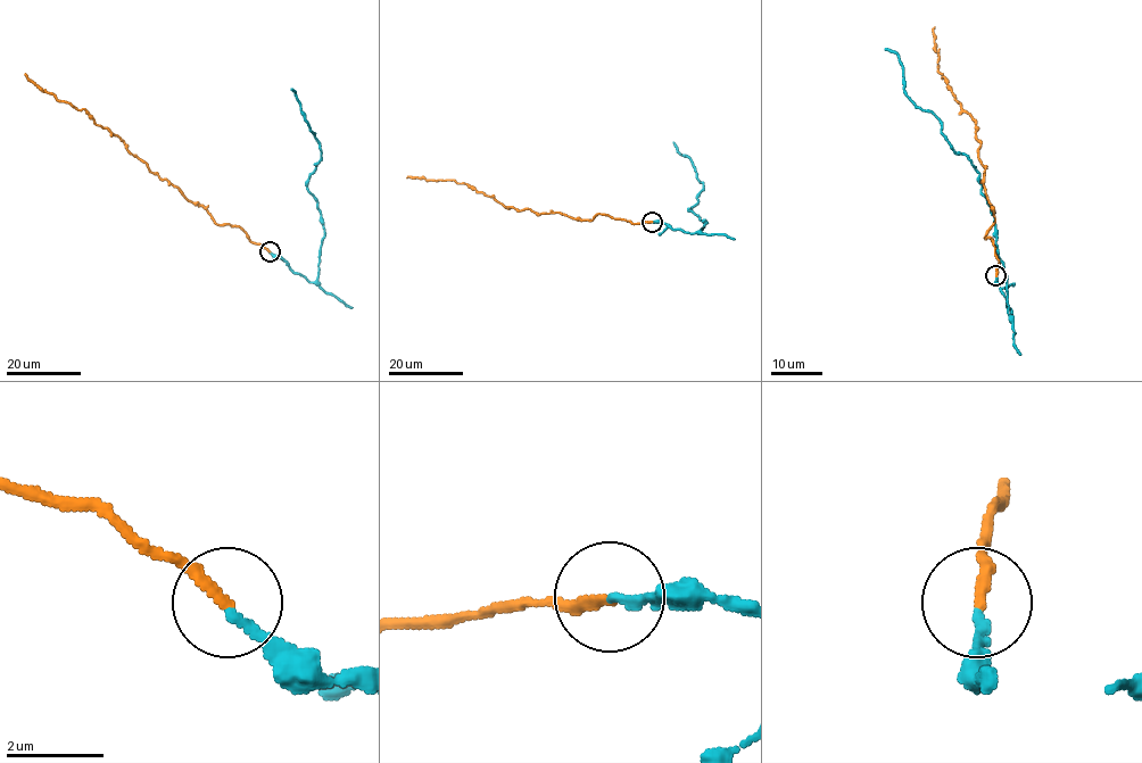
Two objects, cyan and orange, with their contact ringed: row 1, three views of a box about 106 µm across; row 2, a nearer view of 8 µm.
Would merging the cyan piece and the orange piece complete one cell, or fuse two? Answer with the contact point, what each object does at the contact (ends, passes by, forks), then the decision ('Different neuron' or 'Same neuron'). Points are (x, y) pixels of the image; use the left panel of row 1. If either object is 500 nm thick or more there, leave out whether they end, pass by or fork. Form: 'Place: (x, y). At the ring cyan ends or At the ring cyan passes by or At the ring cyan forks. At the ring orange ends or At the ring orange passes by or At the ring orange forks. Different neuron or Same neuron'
Place: (270, 251). At the ring cyan ends. At the ring orange ends. Same neuron

